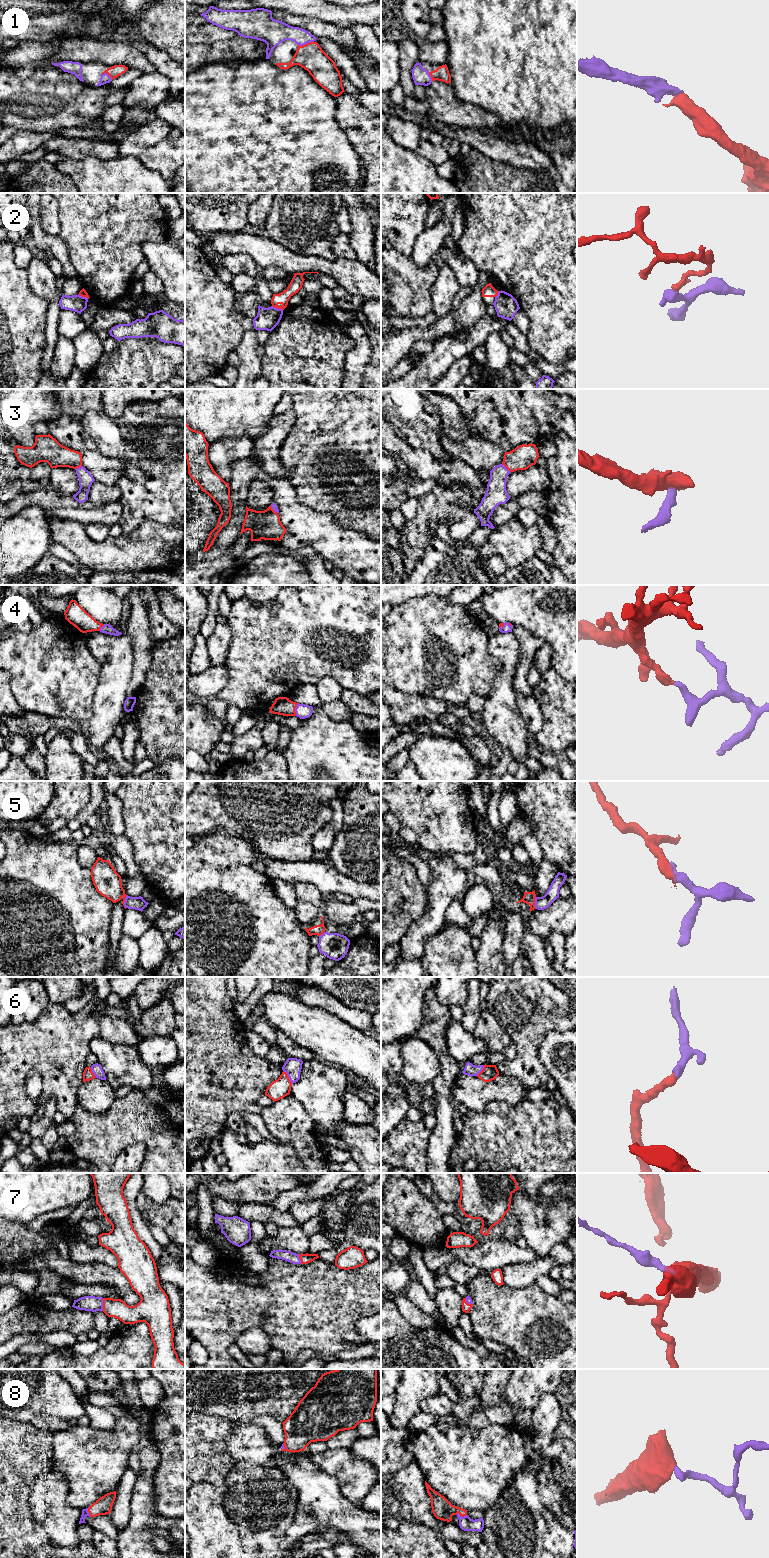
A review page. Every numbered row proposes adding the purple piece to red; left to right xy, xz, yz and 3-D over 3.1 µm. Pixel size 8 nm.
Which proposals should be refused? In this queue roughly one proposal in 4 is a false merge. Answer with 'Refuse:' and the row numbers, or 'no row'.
Refuse: 2, 5

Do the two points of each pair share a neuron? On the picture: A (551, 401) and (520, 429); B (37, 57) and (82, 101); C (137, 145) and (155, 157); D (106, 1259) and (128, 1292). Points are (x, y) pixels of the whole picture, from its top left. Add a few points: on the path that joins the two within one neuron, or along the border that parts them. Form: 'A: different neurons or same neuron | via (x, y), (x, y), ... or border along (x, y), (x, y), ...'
A: same neuron | via (543, 409), (528, 421)
B: different neurons | border along (20, 64), (45, 65)
C: different neurons | border along (165, 138), (146, 148), (137, 157)
D: different neurons | border along (88, 1262), (101, 1262), (117, 1268)

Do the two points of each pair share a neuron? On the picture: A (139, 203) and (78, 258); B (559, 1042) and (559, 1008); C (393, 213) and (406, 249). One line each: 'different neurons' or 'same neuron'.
A: same neuron
B: different neurons
C: same neuron

